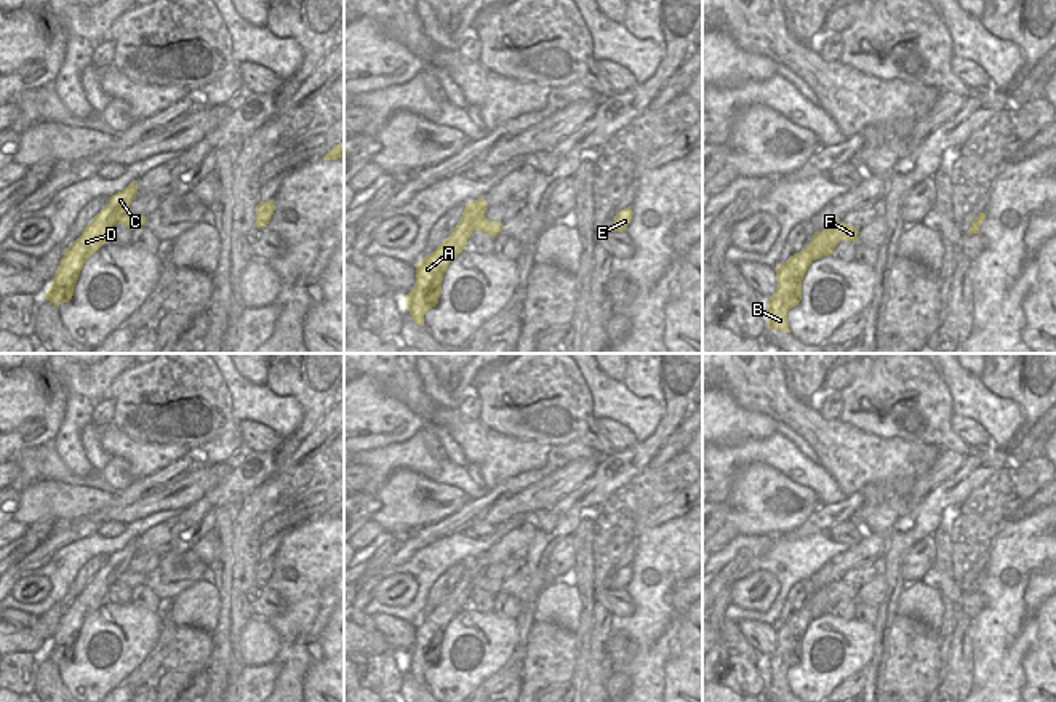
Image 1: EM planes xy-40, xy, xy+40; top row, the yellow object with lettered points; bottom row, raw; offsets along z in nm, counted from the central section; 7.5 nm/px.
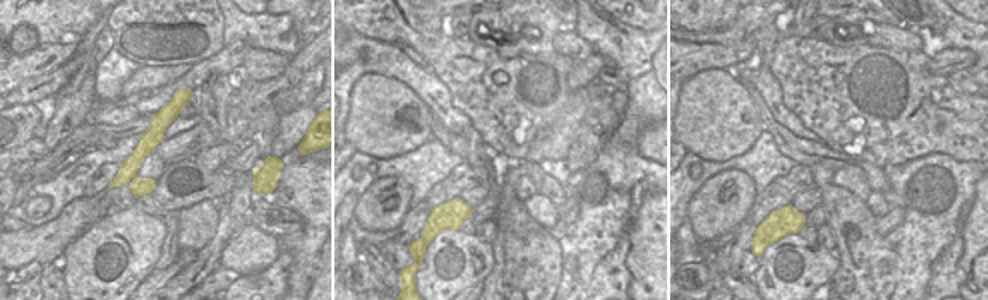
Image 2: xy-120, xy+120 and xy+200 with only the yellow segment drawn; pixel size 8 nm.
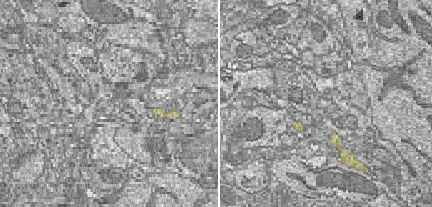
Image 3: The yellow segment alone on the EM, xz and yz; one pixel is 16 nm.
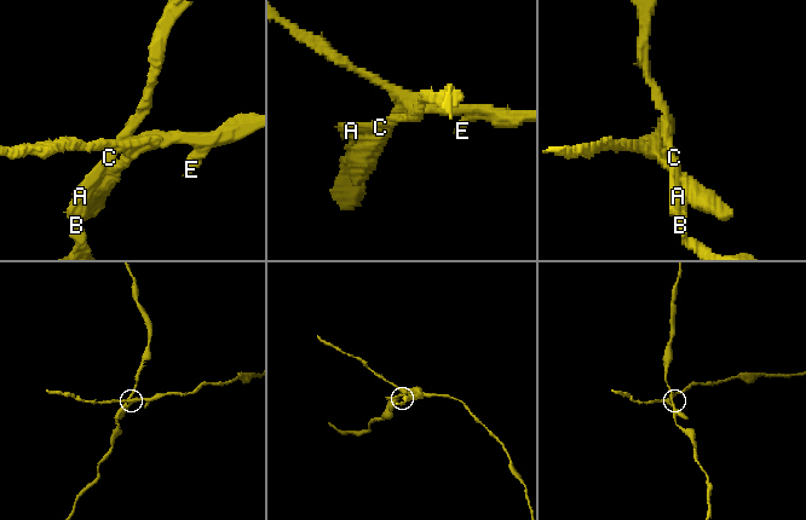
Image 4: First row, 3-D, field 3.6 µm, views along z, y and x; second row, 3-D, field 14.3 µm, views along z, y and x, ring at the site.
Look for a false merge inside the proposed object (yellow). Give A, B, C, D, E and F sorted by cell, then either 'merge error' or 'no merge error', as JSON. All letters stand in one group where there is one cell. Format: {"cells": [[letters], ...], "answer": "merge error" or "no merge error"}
{"cells": [["A", "B", "C", "D"], ["E", "F"]], "answer": "merge error"}

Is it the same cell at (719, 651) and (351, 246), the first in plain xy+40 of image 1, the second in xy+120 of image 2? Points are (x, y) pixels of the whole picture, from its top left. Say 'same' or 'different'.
same

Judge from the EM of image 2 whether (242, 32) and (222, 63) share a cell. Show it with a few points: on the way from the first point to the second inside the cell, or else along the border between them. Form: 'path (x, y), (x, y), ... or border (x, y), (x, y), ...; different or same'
border (225, 45), (234, 41), (245, 41), (252, 47); different

